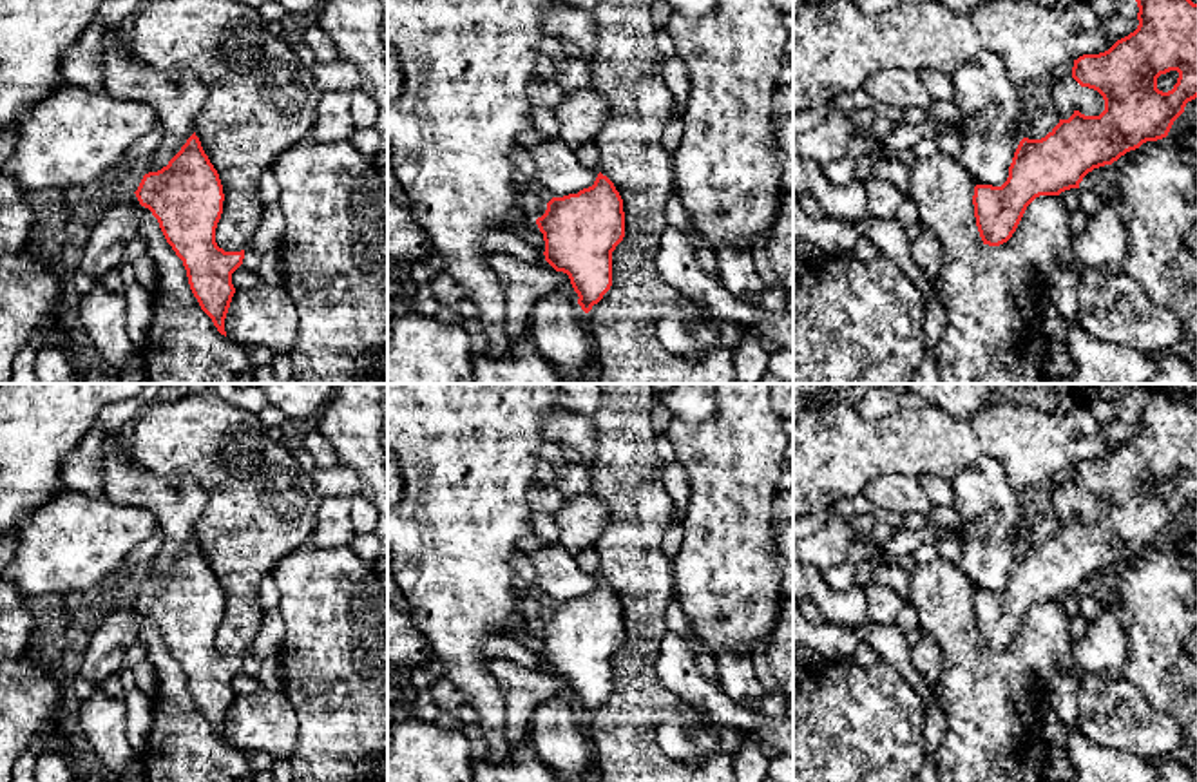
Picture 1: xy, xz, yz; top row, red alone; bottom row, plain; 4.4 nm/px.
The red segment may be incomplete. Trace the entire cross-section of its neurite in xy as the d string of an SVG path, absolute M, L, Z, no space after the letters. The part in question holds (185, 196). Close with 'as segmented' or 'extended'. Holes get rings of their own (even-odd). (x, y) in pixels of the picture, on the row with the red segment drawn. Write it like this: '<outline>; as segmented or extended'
M196 132L167 167L145 174L134 194L183 261L201 310L226 337L225 319L235 293L232 273L243 264L244 250L225 252L215 243L225 194Z; as segmented

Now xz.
M598 174L592 186L552 197L547 210L536 219L545 241L545 261L556 270L569 275L578 304L585 313L598 304L612 286L612 252L625 237L625 212L623 199L614 183Z; as segmented

